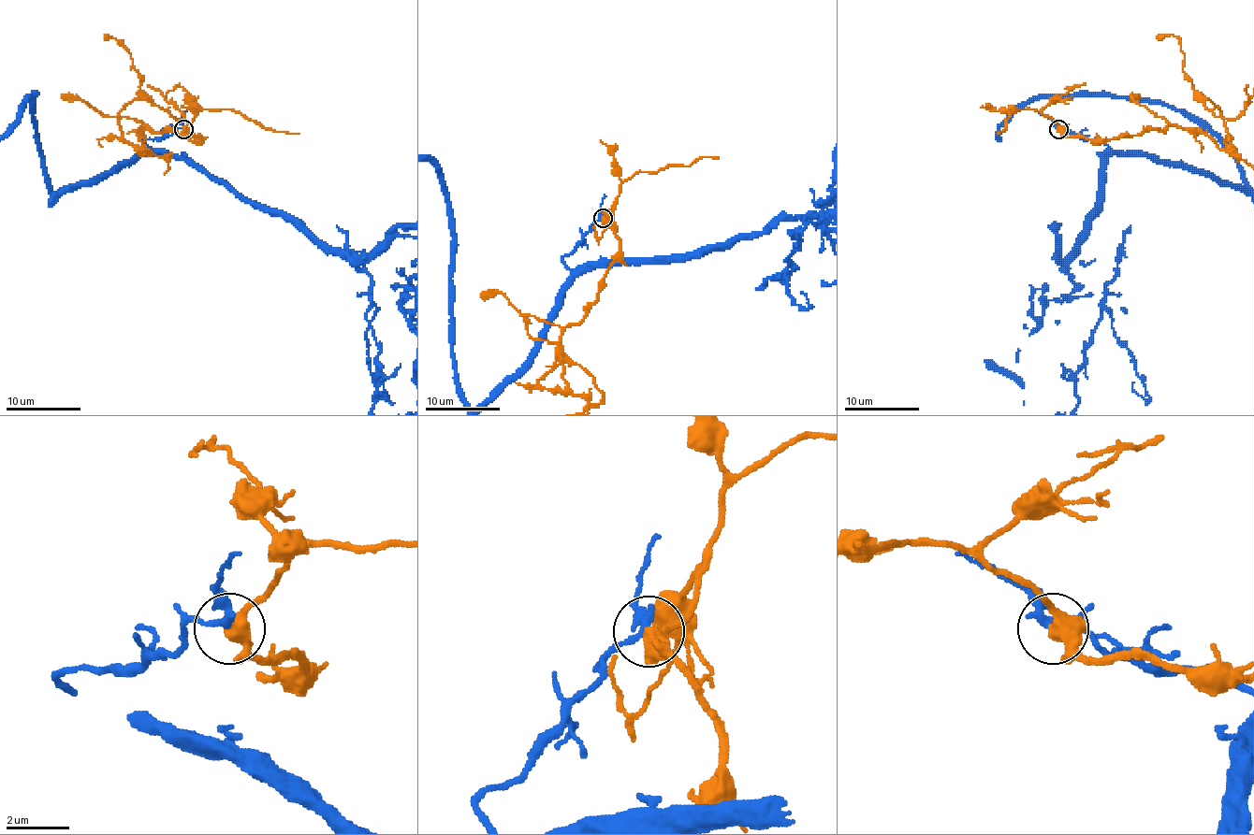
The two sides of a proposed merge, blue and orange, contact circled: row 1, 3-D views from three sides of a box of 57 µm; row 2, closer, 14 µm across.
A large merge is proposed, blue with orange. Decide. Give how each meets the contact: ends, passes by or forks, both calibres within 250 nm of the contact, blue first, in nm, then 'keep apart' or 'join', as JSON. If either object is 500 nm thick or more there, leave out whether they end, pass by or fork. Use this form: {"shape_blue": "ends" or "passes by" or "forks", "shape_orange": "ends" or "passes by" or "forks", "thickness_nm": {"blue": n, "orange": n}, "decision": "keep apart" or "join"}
{"shape_blue": "passes by", "shape_orange": "passes by", "thickness_nm": {"blue": 240, "orange": 440}, "decision": "keep apart"}

